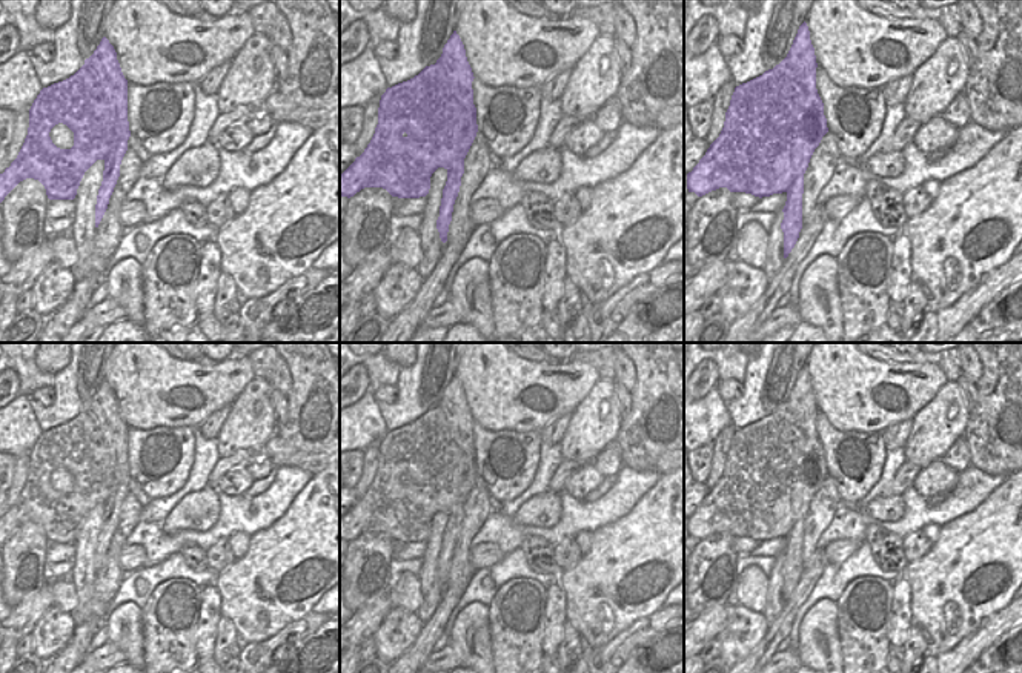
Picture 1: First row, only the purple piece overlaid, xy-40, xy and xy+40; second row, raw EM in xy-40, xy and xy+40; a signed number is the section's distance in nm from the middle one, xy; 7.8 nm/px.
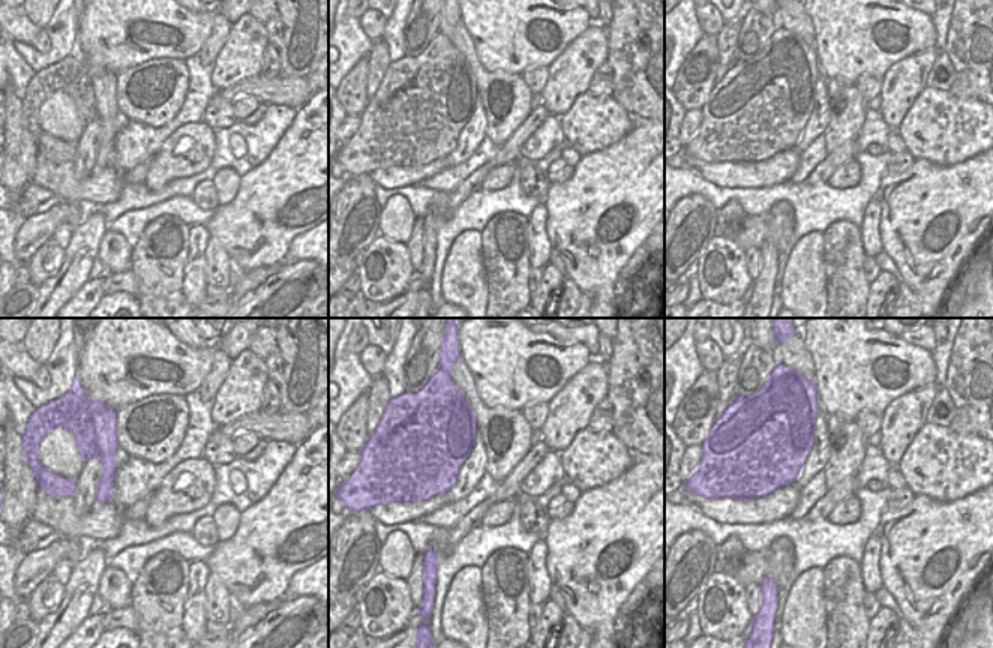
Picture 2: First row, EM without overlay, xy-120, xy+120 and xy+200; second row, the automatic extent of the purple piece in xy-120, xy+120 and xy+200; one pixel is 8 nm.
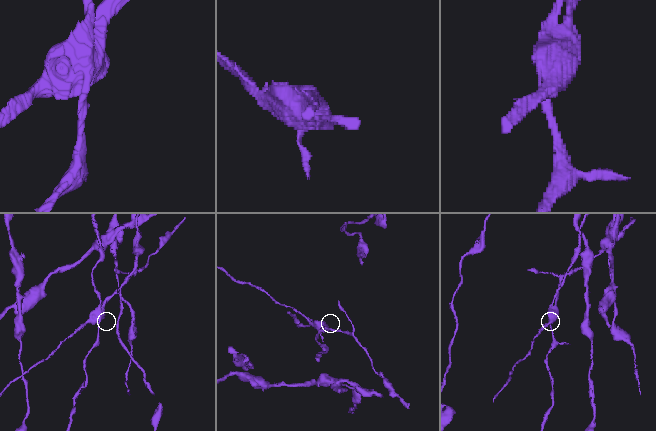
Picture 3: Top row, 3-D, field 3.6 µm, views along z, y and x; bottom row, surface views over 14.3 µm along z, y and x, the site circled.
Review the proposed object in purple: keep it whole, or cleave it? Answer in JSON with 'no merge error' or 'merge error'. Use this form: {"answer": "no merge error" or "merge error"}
{"answer": "merge error"}

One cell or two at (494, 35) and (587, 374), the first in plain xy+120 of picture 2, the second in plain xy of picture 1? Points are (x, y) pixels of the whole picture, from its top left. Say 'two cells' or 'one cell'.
one cell

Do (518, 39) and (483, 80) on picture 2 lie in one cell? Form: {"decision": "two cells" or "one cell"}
{"decision": "two cells"}

